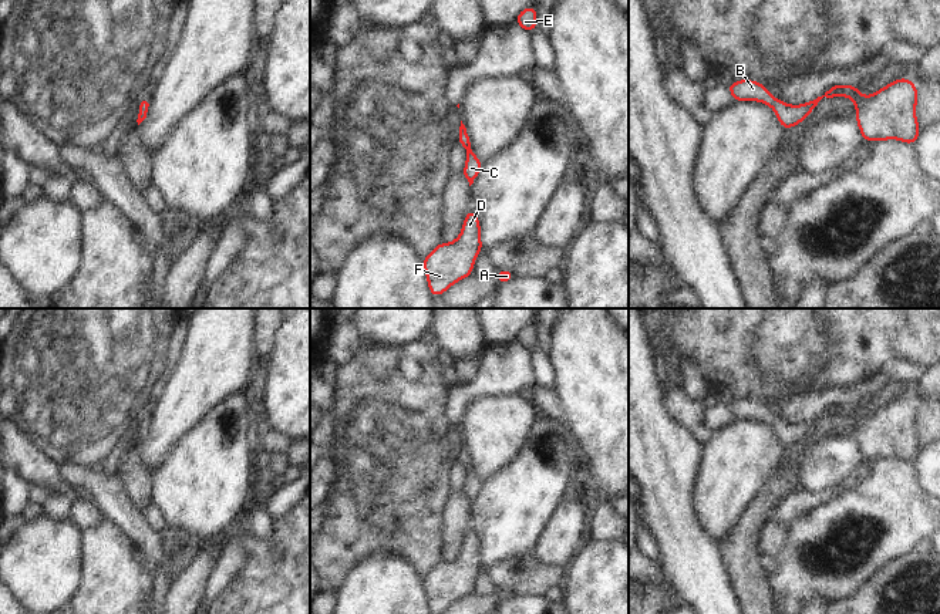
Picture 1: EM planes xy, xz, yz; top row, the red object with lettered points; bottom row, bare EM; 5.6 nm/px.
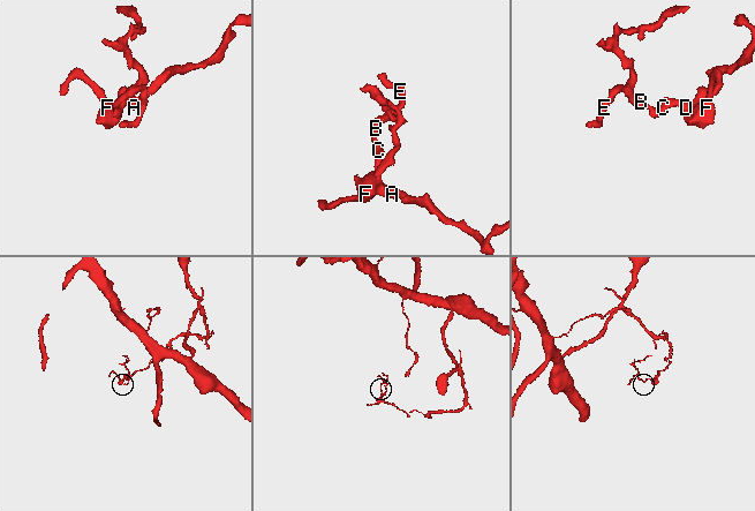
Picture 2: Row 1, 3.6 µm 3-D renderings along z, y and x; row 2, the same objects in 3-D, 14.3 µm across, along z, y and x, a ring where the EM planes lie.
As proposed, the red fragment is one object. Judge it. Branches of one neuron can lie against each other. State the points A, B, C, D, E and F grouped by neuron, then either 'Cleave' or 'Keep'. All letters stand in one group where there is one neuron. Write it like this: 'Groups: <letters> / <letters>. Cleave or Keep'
Groups: A B C D E F. Keep.

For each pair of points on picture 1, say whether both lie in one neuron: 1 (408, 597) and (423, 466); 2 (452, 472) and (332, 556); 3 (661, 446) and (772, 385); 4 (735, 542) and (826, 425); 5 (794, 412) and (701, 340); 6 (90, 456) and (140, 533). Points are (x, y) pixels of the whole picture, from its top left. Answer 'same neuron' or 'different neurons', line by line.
1: different neurons
2: different neurons
3: different neurons
4: same neuron
5: different neurons
6: different neurons

